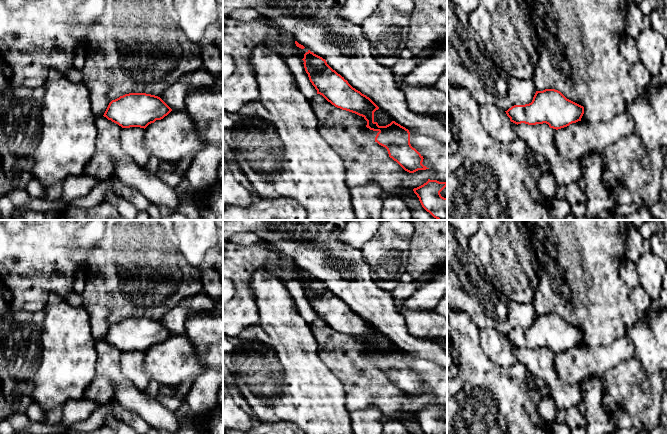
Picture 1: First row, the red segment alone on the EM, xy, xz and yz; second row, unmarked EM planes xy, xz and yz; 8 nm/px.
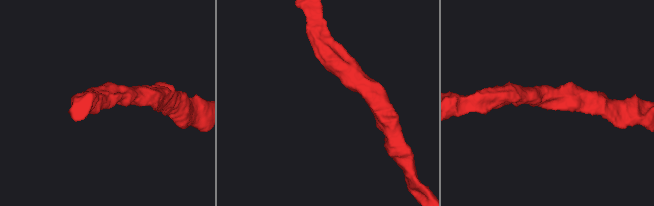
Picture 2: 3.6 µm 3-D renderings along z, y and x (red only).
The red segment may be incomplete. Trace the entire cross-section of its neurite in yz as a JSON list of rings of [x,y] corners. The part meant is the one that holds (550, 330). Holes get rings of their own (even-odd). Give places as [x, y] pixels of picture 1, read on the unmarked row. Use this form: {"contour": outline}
{"contour": [[[536,315],[529,328],[514,329],[505,335],[515,348],[536,349],[546,347],[550,352],[561,353],[581,345],[584,331],[567,323],[560,315]]]}

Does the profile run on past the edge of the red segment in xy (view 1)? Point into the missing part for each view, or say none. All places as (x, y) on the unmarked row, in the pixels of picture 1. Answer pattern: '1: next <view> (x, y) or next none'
1: next none

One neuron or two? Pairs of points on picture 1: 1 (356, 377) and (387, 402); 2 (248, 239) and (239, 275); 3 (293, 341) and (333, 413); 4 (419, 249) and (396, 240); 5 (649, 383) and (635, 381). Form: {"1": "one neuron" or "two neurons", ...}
{"1": "one neuron", "2": "two neurons", "3": "one neuron", "4": "two neurons", "5": "one neuron"}

